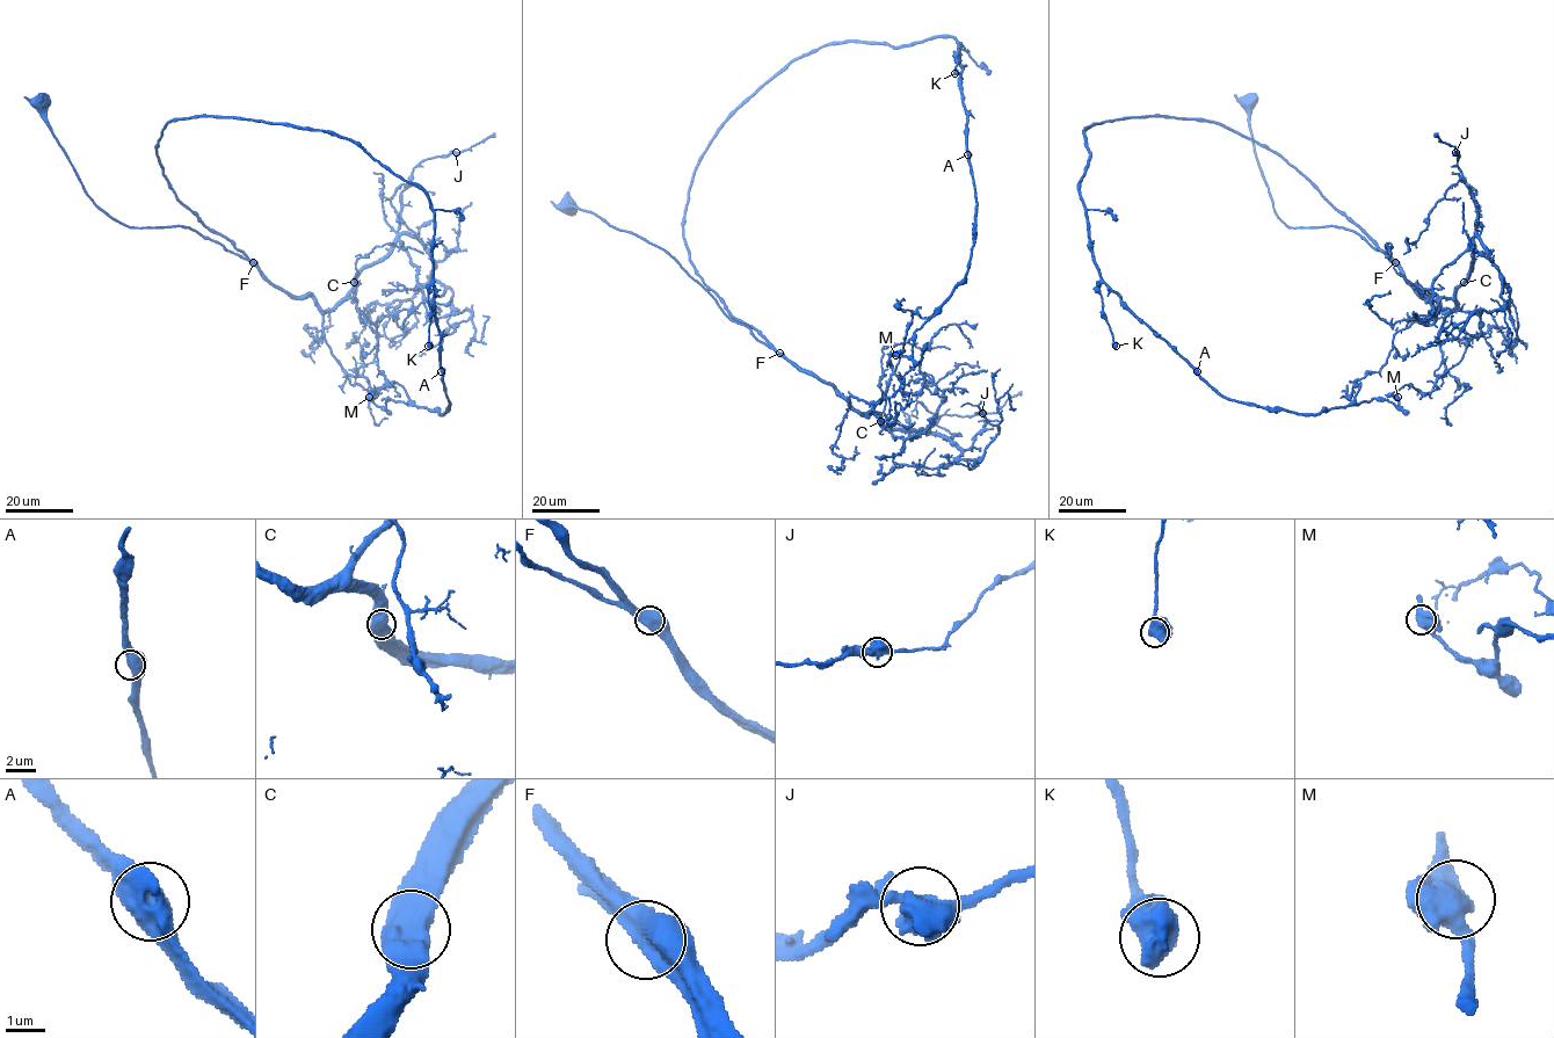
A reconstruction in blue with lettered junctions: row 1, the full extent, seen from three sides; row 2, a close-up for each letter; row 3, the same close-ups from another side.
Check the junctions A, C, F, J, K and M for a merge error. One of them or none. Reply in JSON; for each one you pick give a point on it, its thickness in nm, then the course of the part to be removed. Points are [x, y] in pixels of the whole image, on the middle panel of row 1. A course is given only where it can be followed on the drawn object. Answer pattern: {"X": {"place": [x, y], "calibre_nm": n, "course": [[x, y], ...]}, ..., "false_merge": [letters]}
{"false_merge": []}

